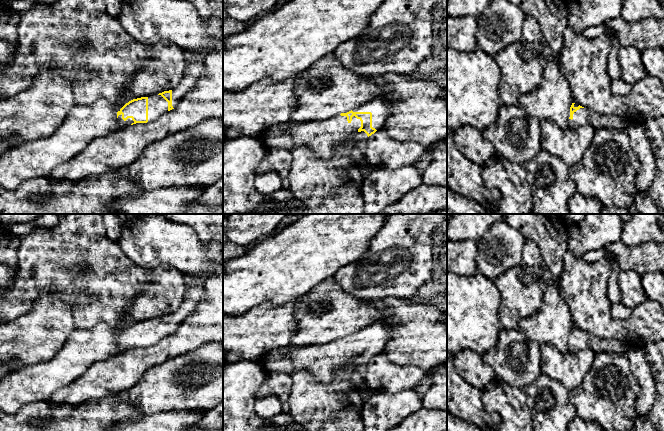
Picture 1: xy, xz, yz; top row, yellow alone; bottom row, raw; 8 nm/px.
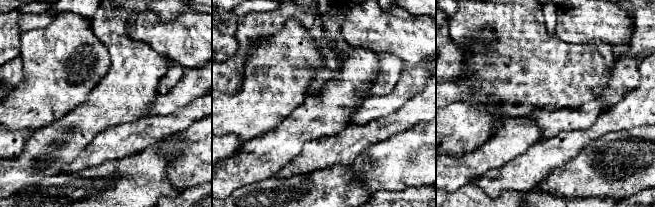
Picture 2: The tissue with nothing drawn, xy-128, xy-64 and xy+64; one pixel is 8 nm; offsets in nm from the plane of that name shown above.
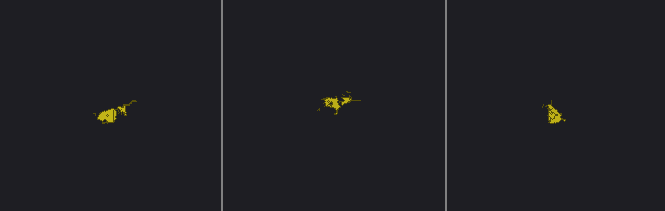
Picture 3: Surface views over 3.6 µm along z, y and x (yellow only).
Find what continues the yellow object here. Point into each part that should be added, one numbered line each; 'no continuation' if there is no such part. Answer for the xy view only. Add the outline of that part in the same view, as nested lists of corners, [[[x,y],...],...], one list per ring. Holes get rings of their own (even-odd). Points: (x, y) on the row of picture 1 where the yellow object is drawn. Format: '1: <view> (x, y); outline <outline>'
1: xy (129, 121); outline [[[122,114],[118,116],[118,124],[119,124],[119,128],[124,128],[126,126],[131,125],[132,123],[134,123],[134,121],[132,120],[132,118],[128,118],[126,121],[124,121],[122,119]]]

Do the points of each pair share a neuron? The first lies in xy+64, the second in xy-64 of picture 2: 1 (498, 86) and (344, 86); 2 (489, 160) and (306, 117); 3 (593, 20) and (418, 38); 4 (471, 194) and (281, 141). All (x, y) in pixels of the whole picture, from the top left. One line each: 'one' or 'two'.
1: two
2: one
3: one
4: two

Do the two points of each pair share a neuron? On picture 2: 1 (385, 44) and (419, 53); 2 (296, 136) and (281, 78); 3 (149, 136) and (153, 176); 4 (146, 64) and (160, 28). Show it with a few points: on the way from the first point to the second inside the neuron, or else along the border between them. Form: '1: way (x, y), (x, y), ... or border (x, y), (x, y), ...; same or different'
1: way (393, 44), (411, 45); same
2: border (307, 97), (273, 128); different
3: border (168, 136), (129, 156); different
4: border (131, 37), (146, 42), (172, 60); different

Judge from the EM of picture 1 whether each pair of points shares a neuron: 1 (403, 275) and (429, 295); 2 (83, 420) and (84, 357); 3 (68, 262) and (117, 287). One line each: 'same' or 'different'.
1: different
2: different
3: same

